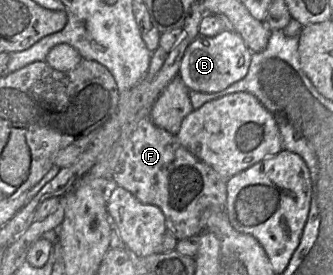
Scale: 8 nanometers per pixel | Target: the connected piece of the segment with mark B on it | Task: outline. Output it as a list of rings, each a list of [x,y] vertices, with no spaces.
[[[224,29],[211,37],[198,35],[185,50],[178,76],[190,90],[203,93],[218,92],[247,74],[252,53],[243,38],[233,30]]]

